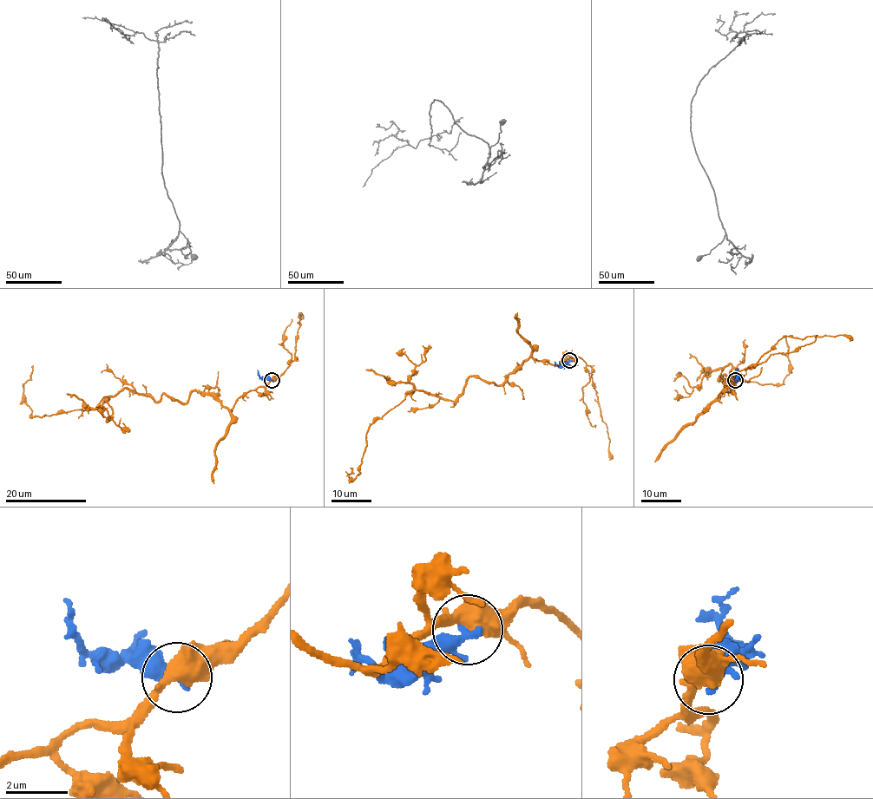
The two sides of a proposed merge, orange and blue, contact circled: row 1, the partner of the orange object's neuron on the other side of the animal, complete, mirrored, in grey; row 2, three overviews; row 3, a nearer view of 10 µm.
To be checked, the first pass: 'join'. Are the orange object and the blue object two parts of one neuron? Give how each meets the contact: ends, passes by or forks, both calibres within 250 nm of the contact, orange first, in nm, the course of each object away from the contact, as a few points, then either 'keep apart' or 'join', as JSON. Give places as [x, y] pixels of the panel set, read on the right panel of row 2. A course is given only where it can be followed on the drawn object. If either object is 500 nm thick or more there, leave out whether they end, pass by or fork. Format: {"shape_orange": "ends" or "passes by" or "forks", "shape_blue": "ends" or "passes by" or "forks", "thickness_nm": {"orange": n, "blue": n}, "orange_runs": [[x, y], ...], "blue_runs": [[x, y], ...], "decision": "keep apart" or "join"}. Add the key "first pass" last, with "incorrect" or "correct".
{"thickness_nm": {"orange": 550, "blue": 320}, "orange_runs": [[734, 380], [717, 400], [739, 380], [725, 375], [741, 375], [731, 364], [724, 378], [781, 384], [785, 335]], "blue_runs": [[734, 380], [738, 369]], "decision": "keep apart", "first pass": "incorrect"}

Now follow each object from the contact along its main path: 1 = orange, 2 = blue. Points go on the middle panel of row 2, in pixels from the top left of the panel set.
1: (569, 360), (531, 358), (500, 385), (472, 376), (454, 401), (407, 394), (372, 423), (352, 479), (351, 467)
2: (569, 360), (555, 365)

